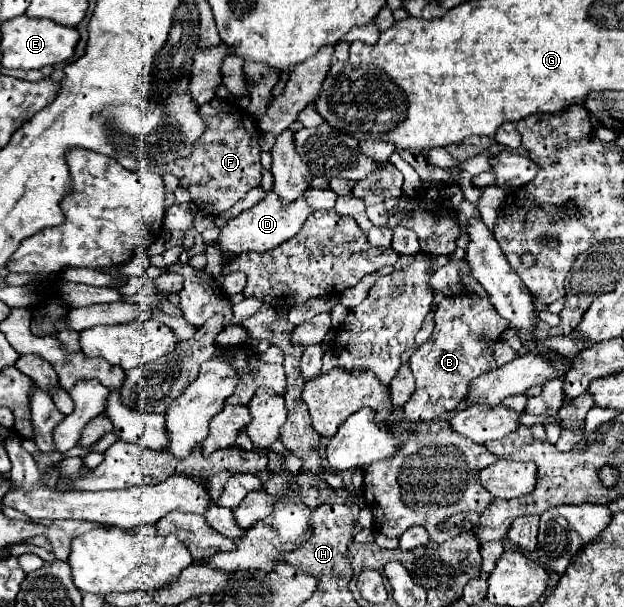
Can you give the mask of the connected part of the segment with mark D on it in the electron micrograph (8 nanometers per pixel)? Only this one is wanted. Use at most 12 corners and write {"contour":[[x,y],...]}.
{"contour":[[269,191],[221,227],[225,257],[271,251],[291,239],[311,207],[281,207]]}

